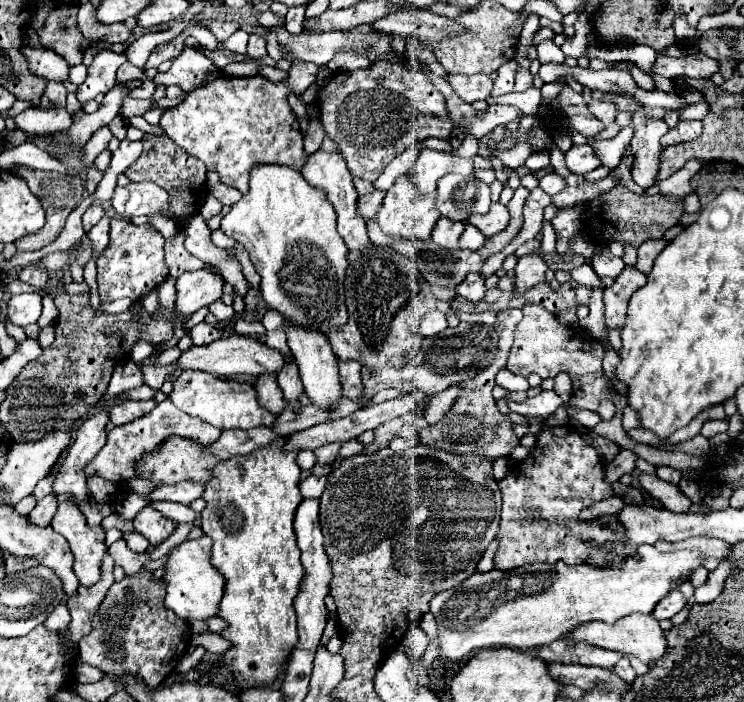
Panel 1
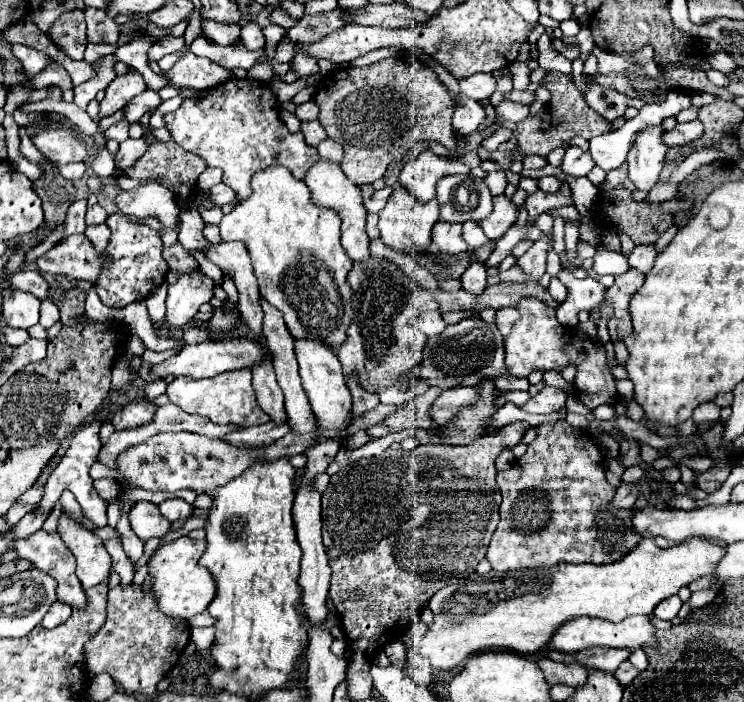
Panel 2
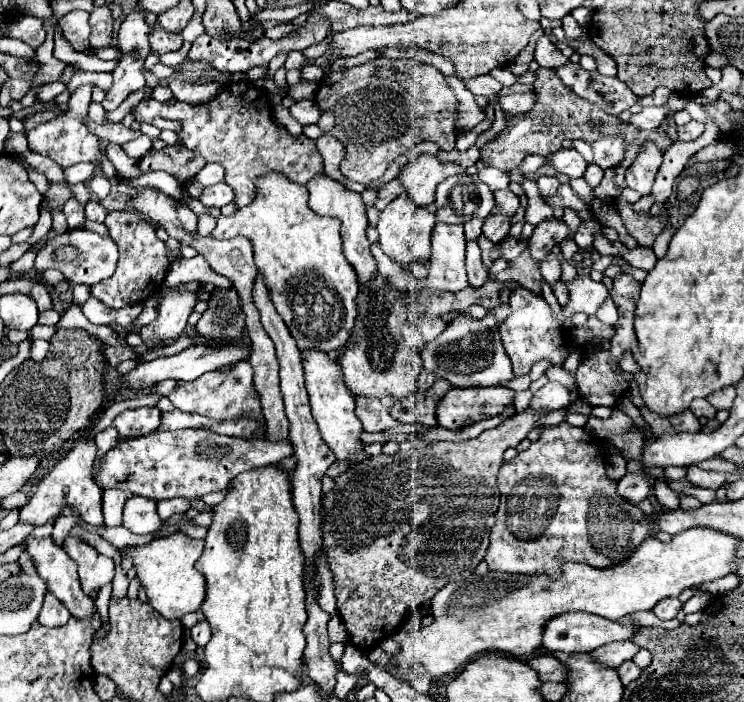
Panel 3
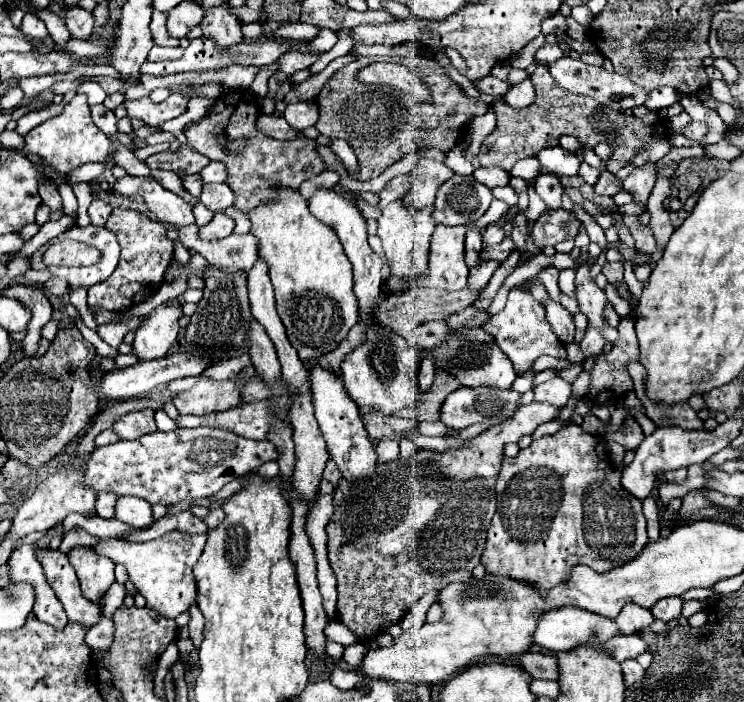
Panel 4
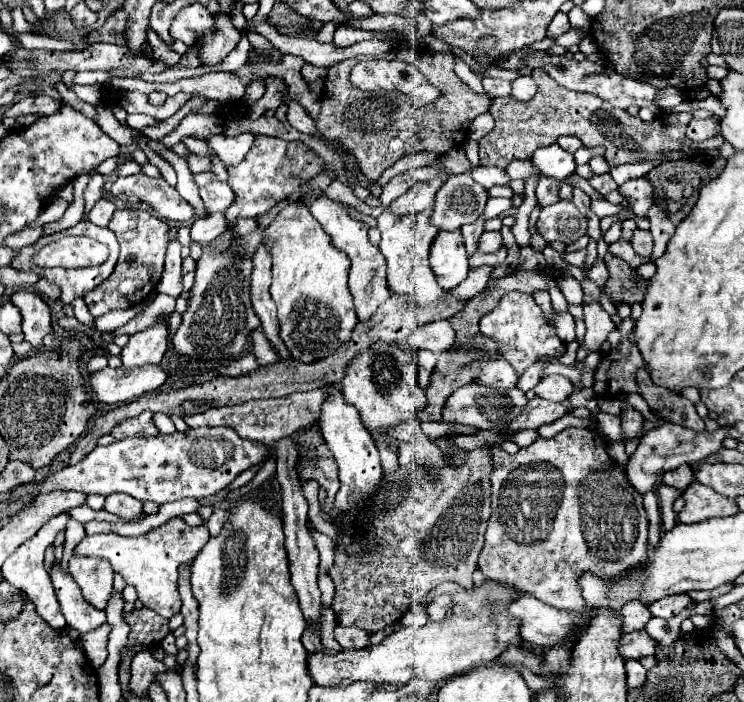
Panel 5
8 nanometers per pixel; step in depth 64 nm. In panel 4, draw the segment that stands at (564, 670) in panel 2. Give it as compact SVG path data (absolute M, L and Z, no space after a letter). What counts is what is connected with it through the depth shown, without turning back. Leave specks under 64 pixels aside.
M524 652L516 656L518 664L530 672L532 678L544 678L544 680L556 680L558 678L558 660L556 656L544 656L540 652Z

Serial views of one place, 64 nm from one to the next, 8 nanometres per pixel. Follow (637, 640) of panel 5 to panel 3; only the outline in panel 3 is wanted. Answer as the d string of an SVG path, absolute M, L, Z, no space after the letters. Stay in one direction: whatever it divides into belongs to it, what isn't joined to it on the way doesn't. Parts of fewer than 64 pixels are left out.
M620 640L620 642L612 642L612 644L604 644L596 650L592 650L592 658L602 662L602 664L610 664L612 668L618 668L624 660L630 660L636 652L640 650L640 646L636 646L632 640Z

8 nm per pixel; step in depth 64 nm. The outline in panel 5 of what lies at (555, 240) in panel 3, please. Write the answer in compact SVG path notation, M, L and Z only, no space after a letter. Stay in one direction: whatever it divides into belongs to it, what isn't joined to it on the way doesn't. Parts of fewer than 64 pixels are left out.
M558 200L556 204L542 208L536 228L546 242L558 240L572 244L588 234L588 218L578 210L574 200Z

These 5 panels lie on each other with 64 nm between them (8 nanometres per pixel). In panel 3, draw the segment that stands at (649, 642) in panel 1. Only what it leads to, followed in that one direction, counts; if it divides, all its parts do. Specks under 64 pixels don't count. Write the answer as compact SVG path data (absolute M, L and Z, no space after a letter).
M566 612L560 616L554 616L552 620L546 622L544 632L542 632L542 646L548 652L592 652L602 644L608 642L616 642L616 640L626 640L632 638L638 632L638 626L634 626L632 622L612 622L606 618L600 618L596 614L584 614L584 612Z

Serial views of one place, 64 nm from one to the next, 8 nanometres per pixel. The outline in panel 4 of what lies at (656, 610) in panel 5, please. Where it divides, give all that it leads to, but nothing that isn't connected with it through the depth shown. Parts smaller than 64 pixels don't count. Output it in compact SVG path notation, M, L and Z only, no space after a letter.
M674 596L672 598L662 598L662 600L658 600L652 606L652 614L654 614L654 618L670 622L670 620L674 620L674 618L680 616L682 604L684 604L684 600L680 596L678 598L674 598Z

